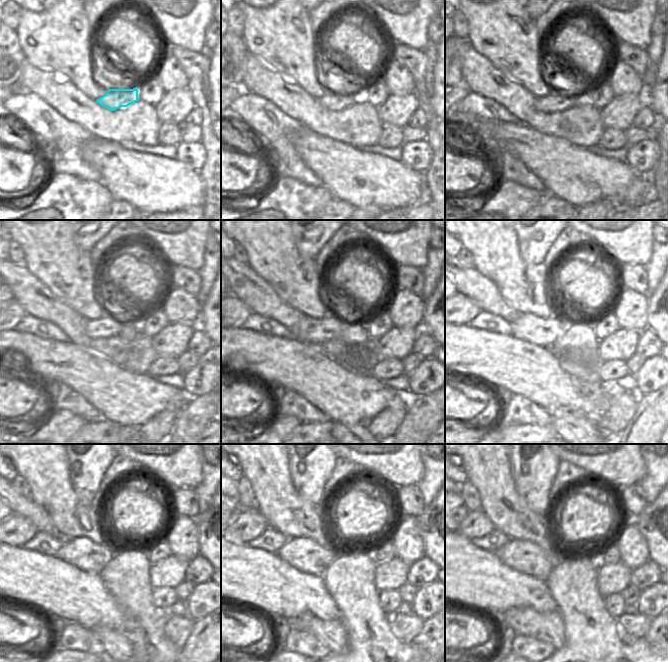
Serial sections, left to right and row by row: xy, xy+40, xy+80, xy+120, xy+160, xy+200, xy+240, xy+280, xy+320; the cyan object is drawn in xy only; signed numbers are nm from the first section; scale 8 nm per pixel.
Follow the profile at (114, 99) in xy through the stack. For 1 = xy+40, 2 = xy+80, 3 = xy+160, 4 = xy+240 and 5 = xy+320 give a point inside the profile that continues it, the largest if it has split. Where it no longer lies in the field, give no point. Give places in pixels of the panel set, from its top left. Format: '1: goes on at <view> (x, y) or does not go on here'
1: goes on at xy+40 (334, 101)
2: goes on at xy+80 (556, 101)
3: goes on at xy+160 (309, 330)
4: goes on at xy+240 (81, 552)
5: goes on at xy+320 (526, 557)

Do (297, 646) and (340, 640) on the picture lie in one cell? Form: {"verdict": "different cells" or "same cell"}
{"verdict": "different cells"}

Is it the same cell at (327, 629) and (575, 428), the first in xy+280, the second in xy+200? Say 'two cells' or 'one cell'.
one cell

